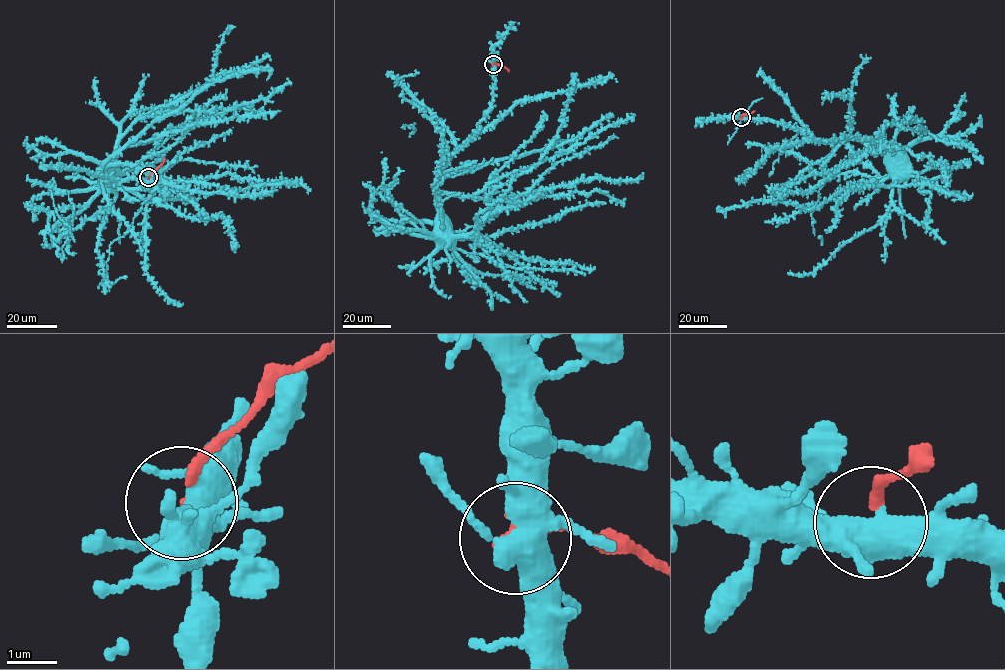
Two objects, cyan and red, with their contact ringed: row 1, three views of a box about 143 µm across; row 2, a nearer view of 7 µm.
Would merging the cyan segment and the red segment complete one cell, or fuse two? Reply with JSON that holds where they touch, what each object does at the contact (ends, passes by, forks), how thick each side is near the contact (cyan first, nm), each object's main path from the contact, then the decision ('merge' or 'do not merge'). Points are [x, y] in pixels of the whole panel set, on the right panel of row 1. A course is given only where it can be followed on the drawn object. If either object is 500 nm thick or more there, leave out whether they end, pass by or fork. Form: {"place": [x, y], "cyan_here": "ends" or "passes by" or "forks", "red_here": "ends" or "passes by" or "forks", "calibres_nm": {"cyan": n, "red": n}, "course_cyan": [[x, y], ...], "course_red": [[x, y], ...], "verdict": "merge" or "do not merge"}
{"place": [741, 117], "cyan_here": "forks", "red_here": "ends", "calibres_nm": {"cyan": 480, "red": 170}, "course_cyan": [[741, 117], [772, 120], [814, 140], [872, 142], [896, 152]], "course_red": [[741, 117], [755, 111]], "verdict": "do not merge"}

